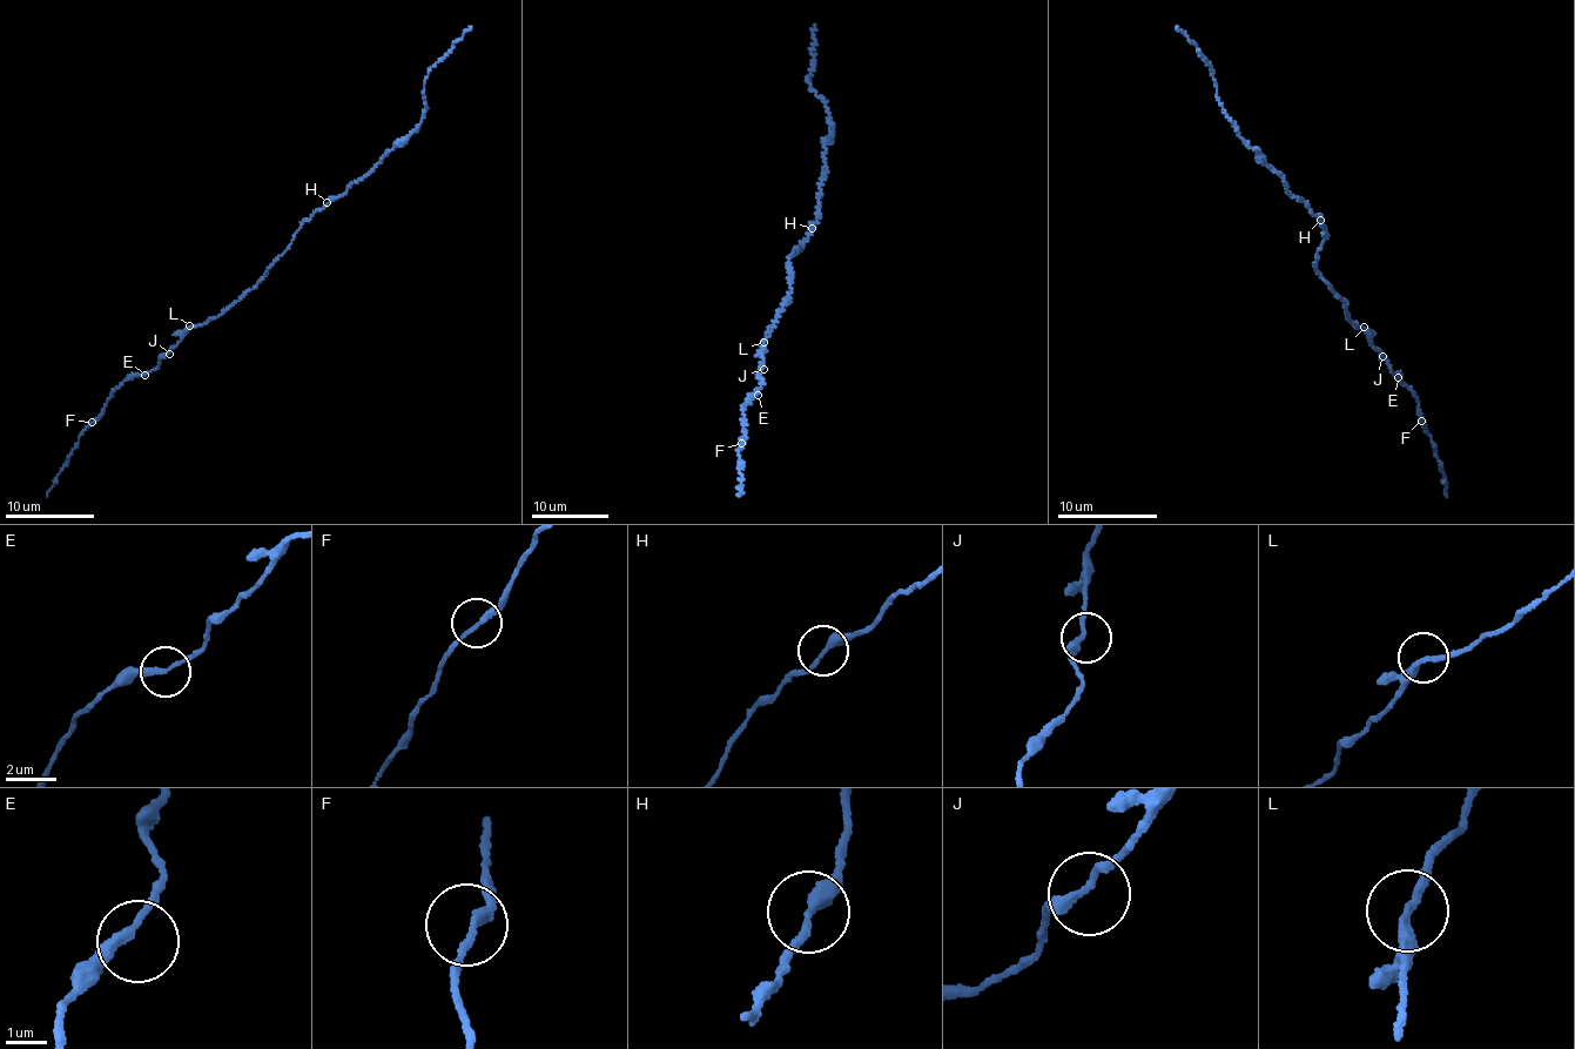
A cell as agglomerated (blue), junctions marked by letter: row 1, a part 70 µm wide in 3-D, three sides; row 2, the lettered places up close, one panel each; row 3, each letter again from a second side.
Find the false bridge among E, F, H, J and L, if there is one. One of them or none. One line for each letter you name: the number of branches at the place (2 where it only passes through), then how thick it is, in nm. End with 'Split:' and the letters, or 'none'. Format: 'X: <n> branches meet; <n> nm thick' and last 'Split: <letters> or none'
H: 2 branches meet; 260 nm thick
Split: H

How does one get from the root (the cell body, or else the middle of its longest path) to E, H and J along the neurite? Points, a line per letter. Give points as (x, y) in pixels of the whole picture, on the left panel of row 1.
E: (273, 263), (255, 288), (227, 309), (188, 330), (161, 357), (159, 365), (145, 375)
H: (273, 263), (308, 219), (327, 203)
J: (273, 263), (255, 288), (227, 309), (188, 330), (169, 354)

